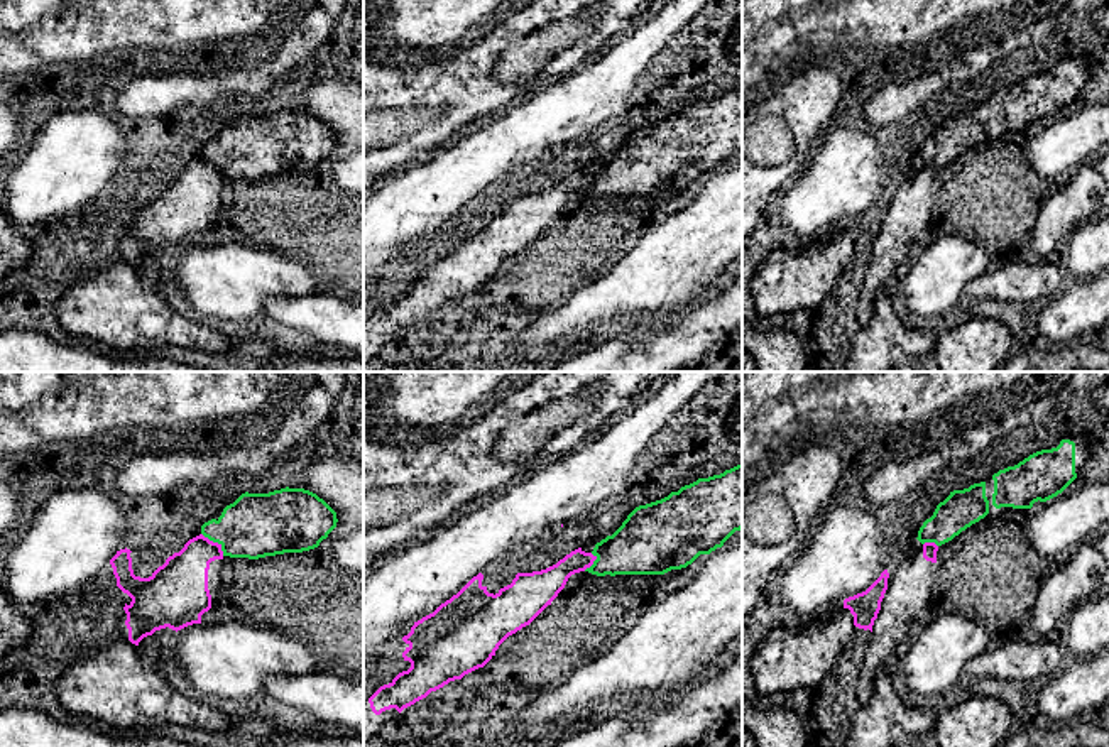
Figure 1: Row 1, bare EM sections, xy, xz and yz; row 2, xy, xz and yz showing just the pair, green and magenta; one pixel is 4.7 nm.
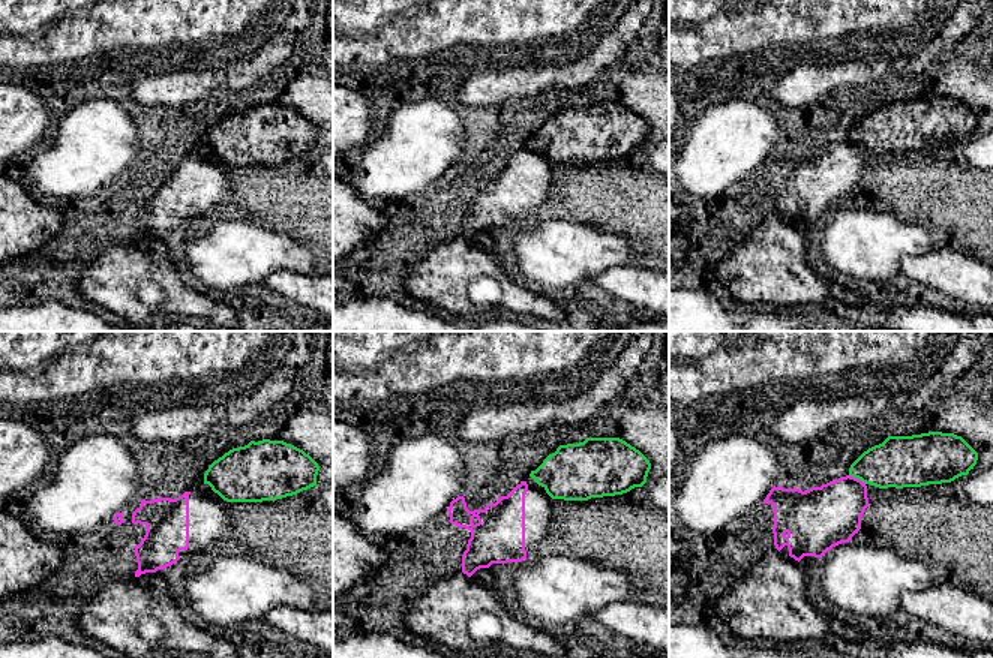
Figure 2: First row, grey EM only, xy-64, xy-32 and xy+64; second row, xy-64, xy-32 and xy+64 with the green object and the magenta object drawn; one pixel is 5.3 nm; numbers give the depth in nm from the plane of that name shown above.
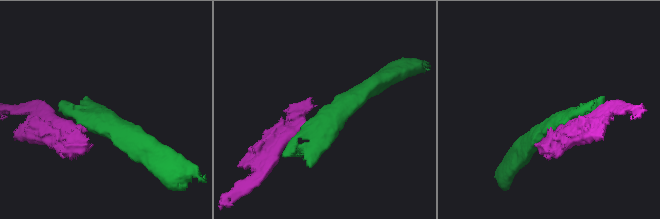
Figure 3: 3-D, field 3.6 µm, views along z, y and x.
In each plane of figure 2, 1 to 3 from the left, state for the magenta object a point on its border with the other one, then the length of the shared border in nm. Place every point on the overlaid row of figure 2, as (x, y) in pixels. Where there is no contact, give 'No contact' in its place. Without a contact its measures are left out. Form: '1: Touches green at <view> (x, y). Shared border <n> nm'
1: No contact
2: No contact
3: Touches green at xy+64 (858, 478). Shared border 110 nm

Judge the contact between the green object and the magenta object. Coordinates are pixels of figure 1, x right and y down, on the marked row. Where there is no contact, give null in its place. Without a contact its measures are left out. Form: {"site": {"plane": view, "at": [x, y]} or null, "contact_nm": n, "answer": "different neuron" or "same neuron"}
{"site": {"plane": "xy", "at": [215, 541]}, "contact_nm": 160, "answer": "different neuron"}

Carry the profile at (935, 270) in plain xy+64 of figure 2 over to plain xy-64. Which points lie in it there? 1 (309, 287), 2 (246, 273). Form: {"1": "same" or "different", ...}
{"1": "same", "2": "different"}

